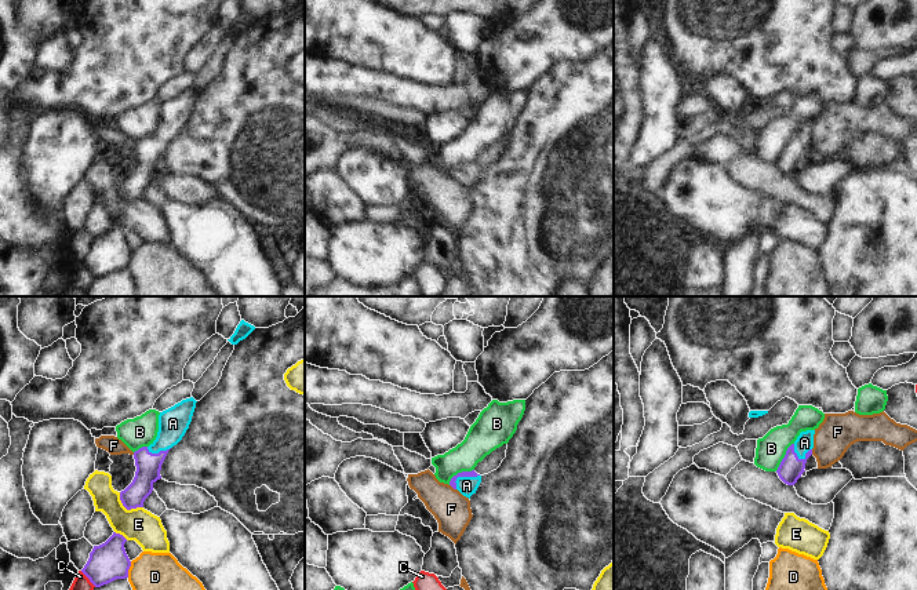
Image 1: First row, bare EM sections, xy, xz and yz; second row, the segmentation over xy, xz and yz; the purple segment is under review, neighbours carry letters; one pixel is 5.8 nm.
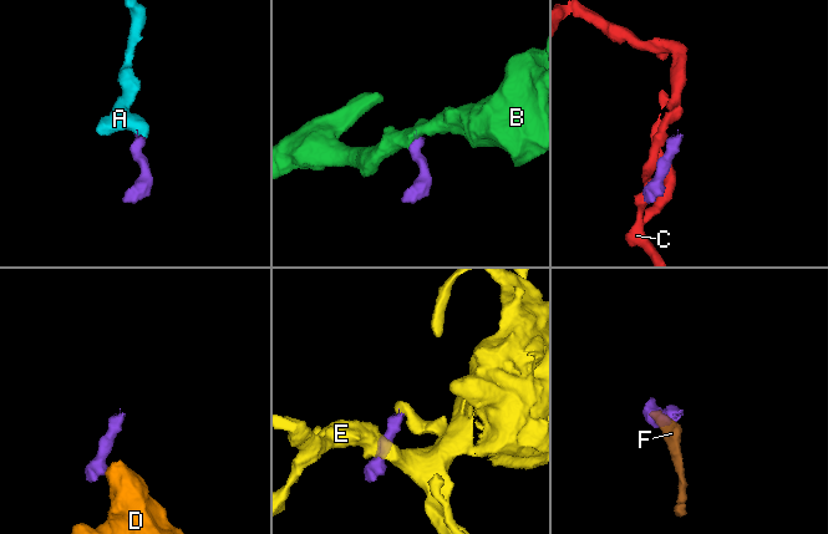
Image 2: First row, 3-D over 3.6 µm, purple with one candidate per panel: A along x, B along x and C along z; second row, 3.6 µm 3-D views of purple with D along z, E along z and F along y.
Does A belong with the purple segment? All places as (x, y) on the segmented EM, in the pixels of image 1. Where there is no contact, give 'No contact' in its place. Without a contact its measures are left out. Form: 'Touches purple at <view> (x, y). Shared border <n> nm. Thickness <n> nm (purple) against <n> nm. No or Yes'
Touches purple at xz (462, 476). Shared border 170 nm. Thickness 40 nm (purple) against 110 nm. Yes

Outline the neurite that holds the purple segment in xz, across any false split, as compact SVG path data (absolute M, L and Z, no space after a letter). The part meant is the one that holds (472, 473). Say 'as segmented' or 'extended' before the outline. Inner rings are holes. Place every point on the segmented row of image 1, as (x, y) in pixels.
extended; M472 470L472 471L462 471L454 476L450 481L450 485L454 489L458 489L463 496L470 499L470 496L476 494L480 482L481 476L477 474L474 470Z

